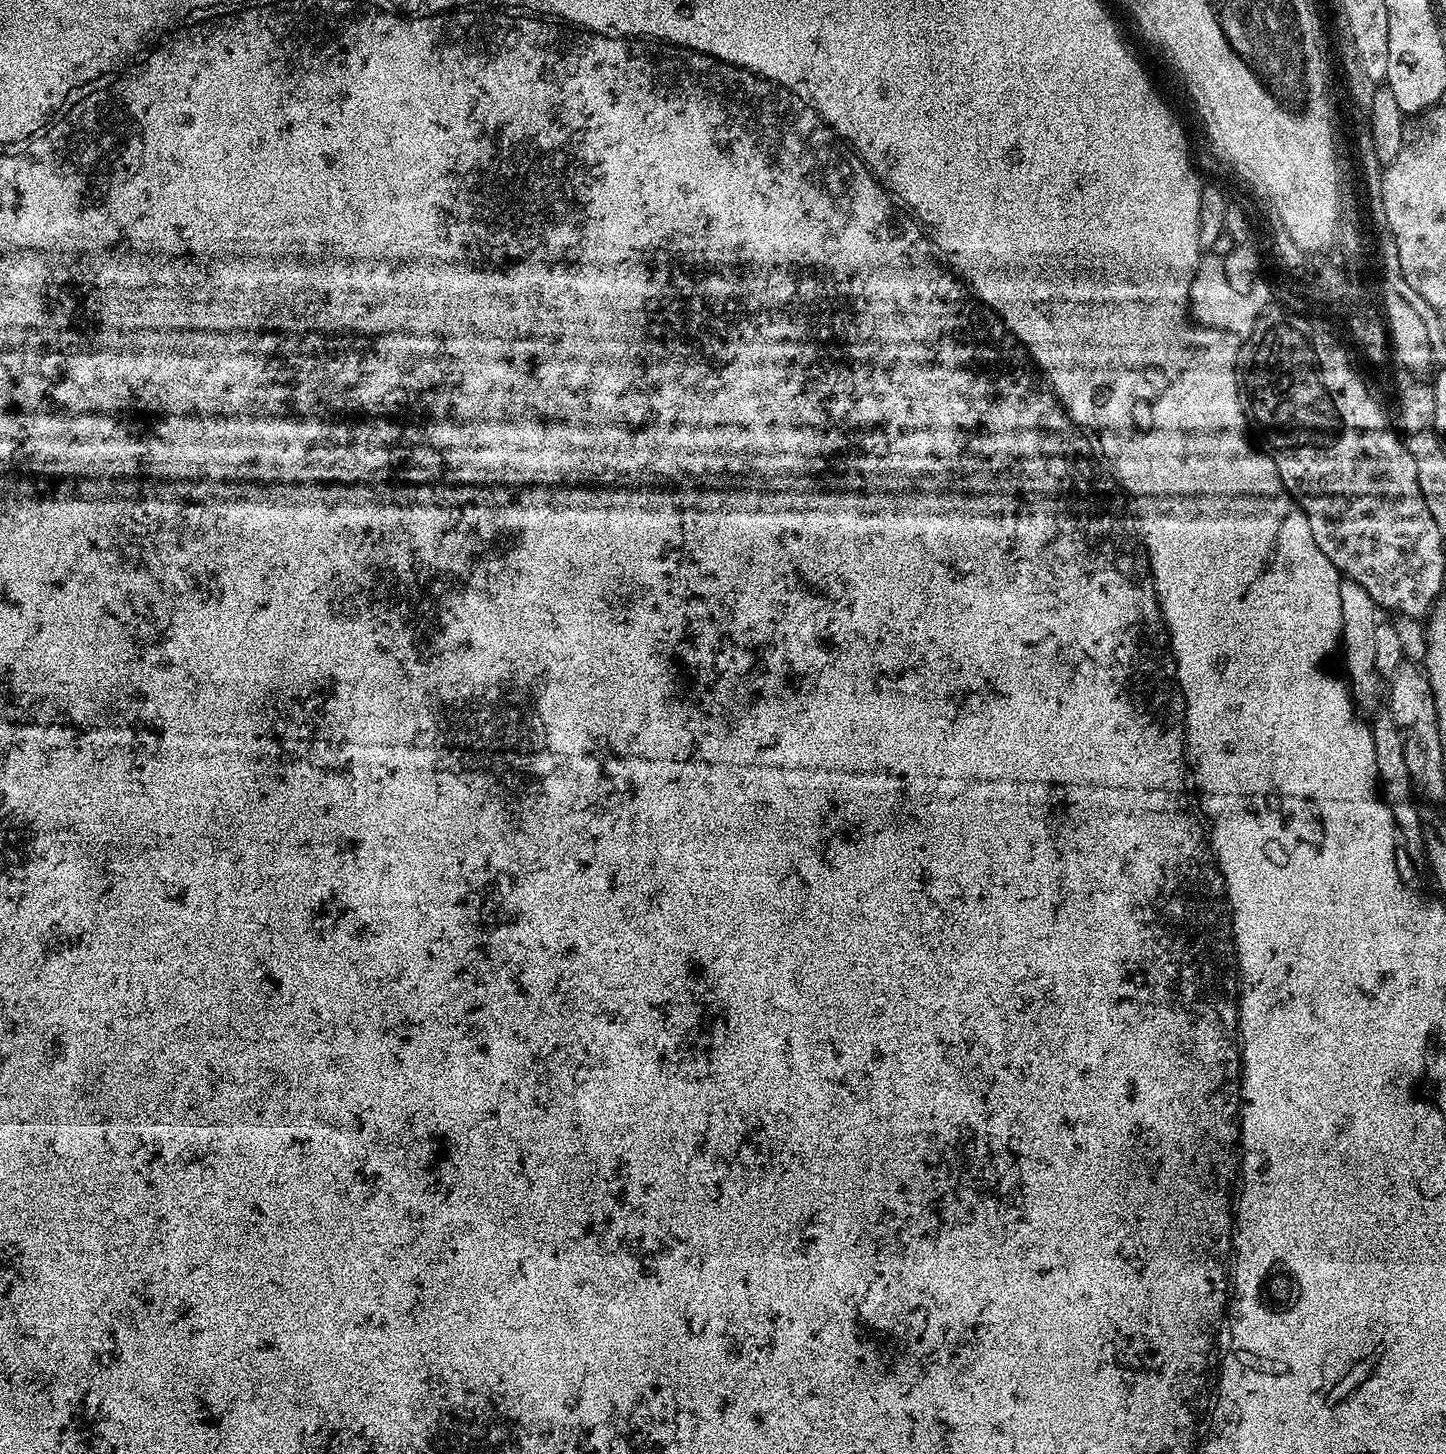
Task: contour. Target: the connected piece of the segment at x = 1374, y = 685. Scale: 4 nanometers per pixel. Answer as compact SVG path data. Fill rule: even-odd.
M1341 579L1338 586L1338 599L1342 601L1342 618L1340 619L1340 638L1338 644L1339 647L1344 647L1344 668L1348 671L1346 683L1355 703L1358 705L1359 711L1372 714L1382 704L1382 677L1379 670L1374 666L1374 630L1378 630L1378 626L1382 622L1382 616L1376 607L1374 598L1370 598L1370 594L1366 589L1358 586L1358 582L1353 580Z

